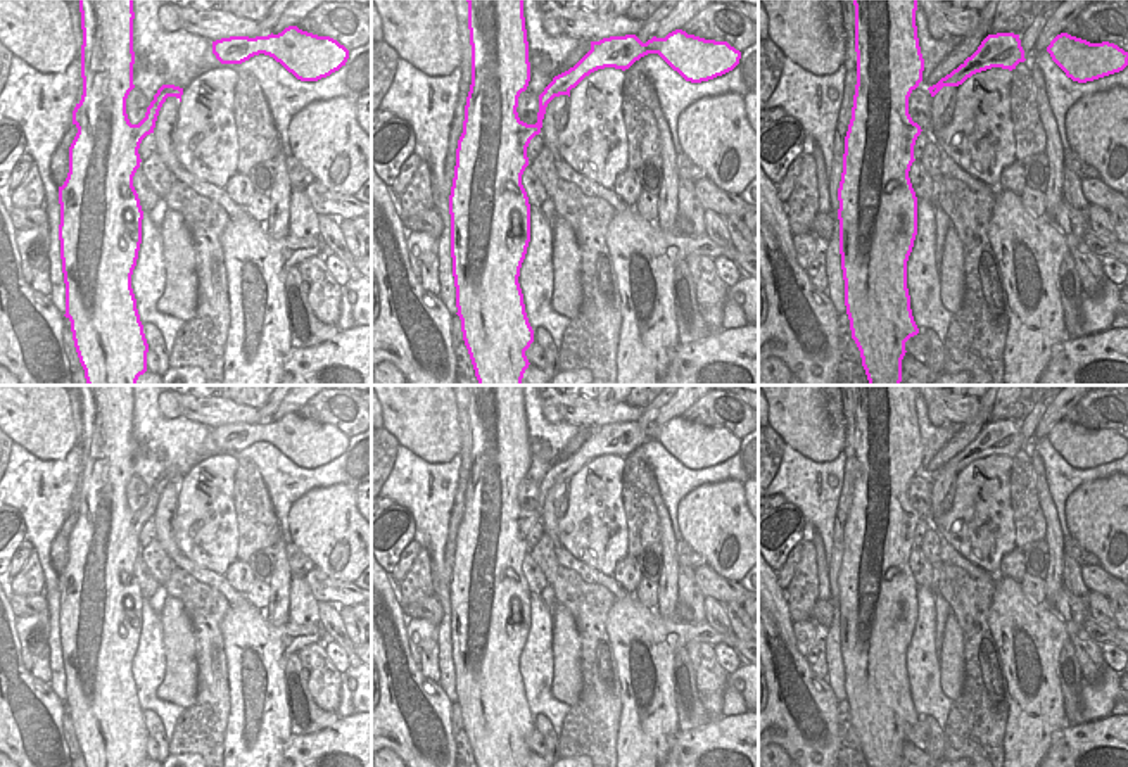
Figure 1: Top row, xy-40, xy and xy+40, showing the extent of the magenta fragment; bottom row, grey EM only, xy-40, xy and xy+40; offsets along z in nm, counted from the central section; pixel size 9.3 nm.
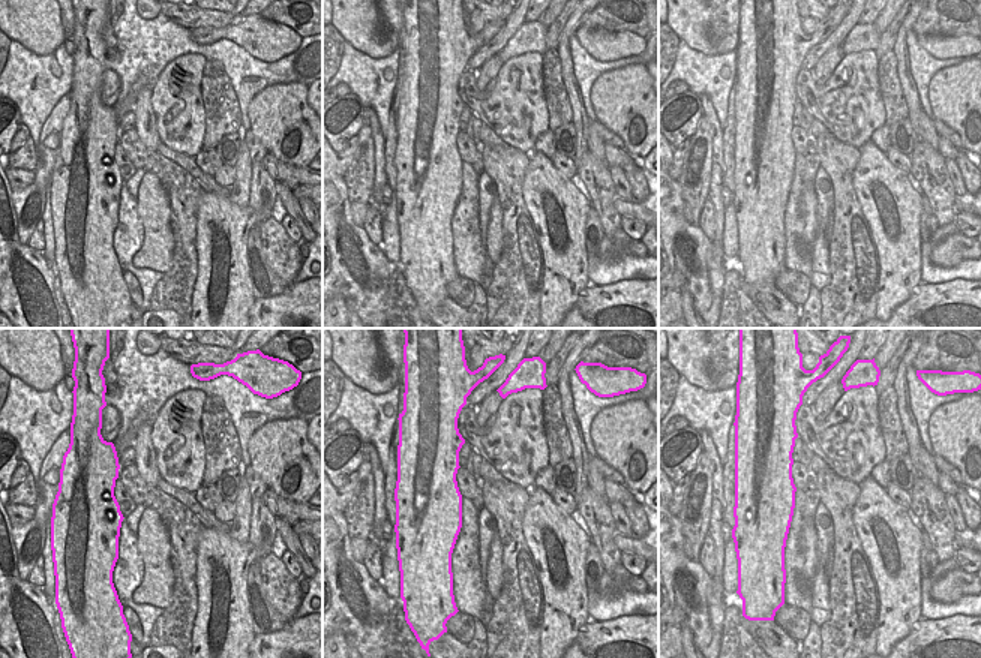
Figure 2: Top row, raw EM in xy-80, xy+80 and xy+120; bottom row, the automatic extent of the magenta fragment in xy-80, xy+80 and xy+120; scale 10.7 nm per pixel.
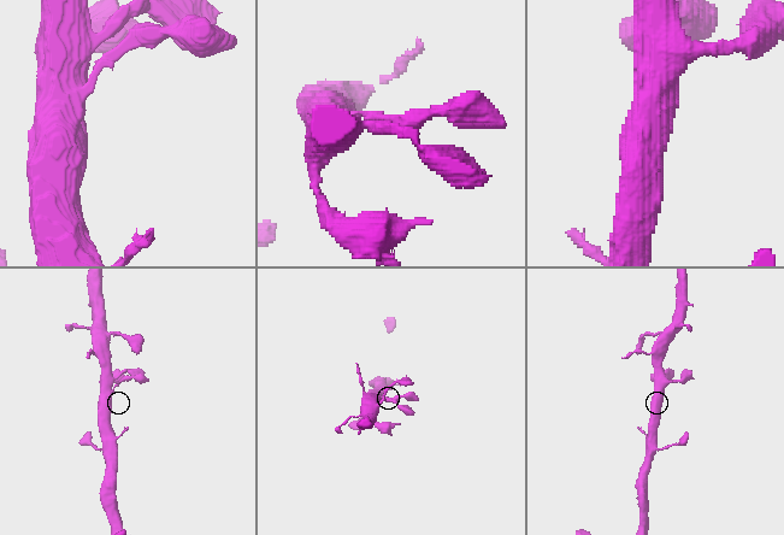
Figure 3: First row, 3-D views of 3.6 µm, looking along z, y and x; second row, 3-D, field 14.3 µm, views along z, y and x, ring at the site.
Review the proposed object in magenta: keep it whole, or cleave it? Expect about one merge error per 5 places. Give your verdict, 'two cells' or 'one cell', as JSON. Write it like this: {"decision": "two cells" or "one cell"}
{"decision": "one cell"}

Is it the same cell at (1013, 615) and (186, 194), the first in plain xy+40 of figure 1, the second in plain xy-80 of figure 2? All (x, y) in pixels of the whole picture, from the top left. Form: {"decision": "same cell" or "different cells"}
{"decision": "different cells"}

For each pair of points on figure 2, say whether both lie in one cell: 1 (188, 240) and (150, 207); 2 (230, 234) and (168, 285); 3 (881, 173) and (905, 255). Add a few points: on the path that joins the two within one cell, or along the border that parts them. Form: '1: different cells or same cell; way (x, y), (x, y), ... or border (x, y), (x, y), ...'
1: different cells; border (164, 189), (170, 207), (173, 258)
2: different cells; border (197, 225), (197, 281), (191, 296)
3: same cell; way (896, 194), (905, 234)

